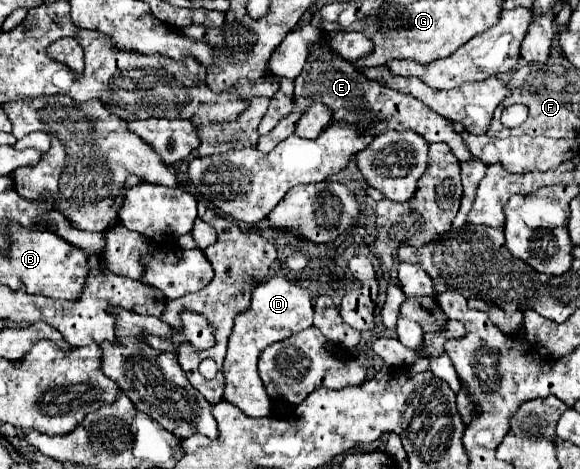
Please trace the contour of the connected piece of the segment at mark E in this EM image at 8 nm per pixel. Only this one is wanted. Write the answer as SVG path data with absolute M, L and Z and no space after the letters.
M321 41L321 47L317 43L317 47L313 47L309 51L307 63L303 65L301 75L295 79L295 105L297 105L297 111L293 111L285 119L281 119L281 123L271 133L261 135L259 143L257 143L257 149L259 151L273 151L277 147L277 143L281 143L287 135L293 135L295 125L297 125L299 117L303 115L303 111L311 103L317 103L317 101L325 103L325 105L329 105L333 109L333 121L347 121L347 123L355 125L361 131L365 131L365 127L367 127L367 131L373 131L377 135L385 133L387 129L393 129L393 131L411 129L411 131L419 133L421 137L425 137L429 143L437 143L437 141L447 143L451 147L451 151L455 153L455 157L459 161L463 161L463 163L473 159L473 155L465 147L461 135L457 135L457 131L453 129L453 125L447 119L443 119L441 115L431 111L427 105L417 101L415 97L409 97L409 95L399 93L399 91L395 91L391 87L379 85L377 81L367 79L353 65L345 63L345 59L337 57L329 49L329 41Z

